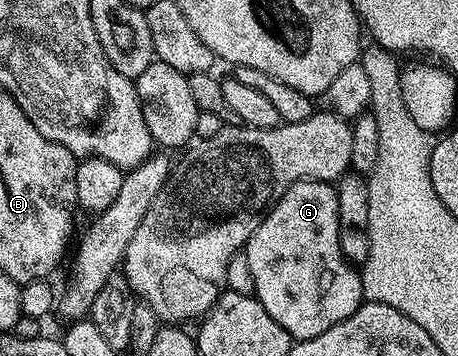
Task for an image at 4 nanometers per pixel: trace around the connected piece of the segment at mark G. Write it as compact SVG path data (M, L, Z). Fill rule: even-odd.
M310 180L287 188L243 252L255 280L253 294L294 340L327 332L361 306L361 275L341 251L337 191L330 183Z

